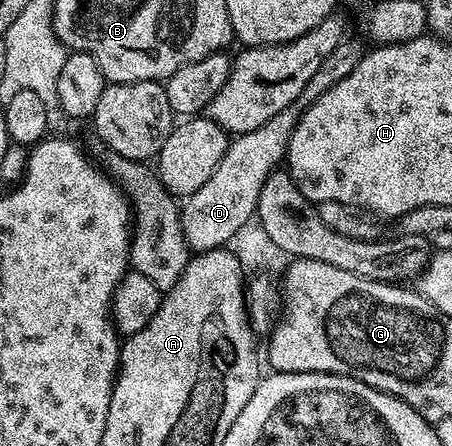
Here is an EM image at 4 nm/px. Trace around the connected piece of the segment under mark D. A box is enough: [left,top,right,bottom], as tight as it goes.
[180,37,368,254]

